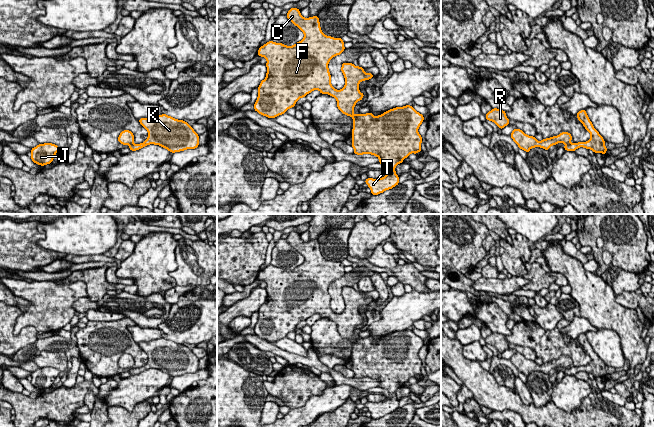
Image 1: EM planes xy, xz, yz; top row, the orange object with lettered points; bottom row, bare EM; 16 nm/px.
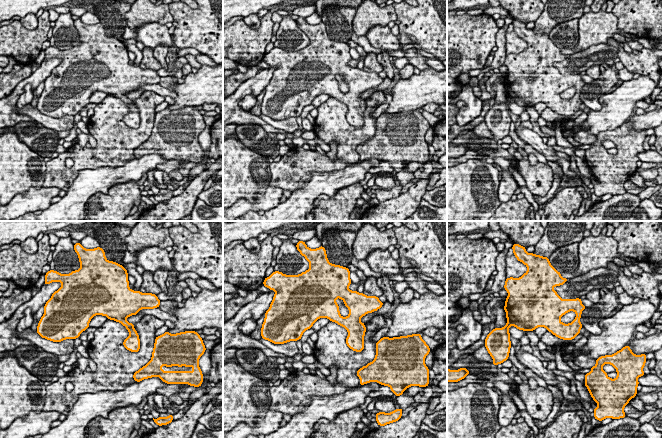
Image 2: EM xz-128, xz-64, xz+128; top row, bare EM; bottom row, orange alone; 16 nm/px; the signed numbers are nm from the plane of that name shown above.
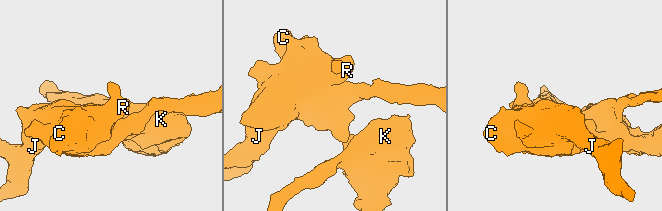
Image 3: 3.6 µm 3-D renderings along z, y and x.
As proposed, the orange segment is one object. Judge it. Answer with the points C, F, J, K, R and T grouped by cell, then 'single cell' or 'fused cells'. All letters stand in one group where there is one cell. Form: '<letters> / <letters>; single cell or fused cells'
C F J R / K T; fused cells

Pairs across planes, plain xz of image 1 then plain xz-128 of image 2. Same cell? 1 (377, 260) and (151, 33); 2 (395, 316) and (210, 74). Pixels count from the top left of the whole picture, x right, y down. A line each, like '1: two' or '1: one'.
1: one
2: one

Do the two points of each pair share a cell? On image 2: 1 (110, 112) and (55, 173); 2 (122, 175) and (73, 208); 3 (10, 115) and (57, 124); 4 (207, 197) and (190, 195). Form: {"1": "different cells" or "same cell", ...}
{"1": "same cell", "2": "same cell", "3": "different cells", "4": "different cells"}

